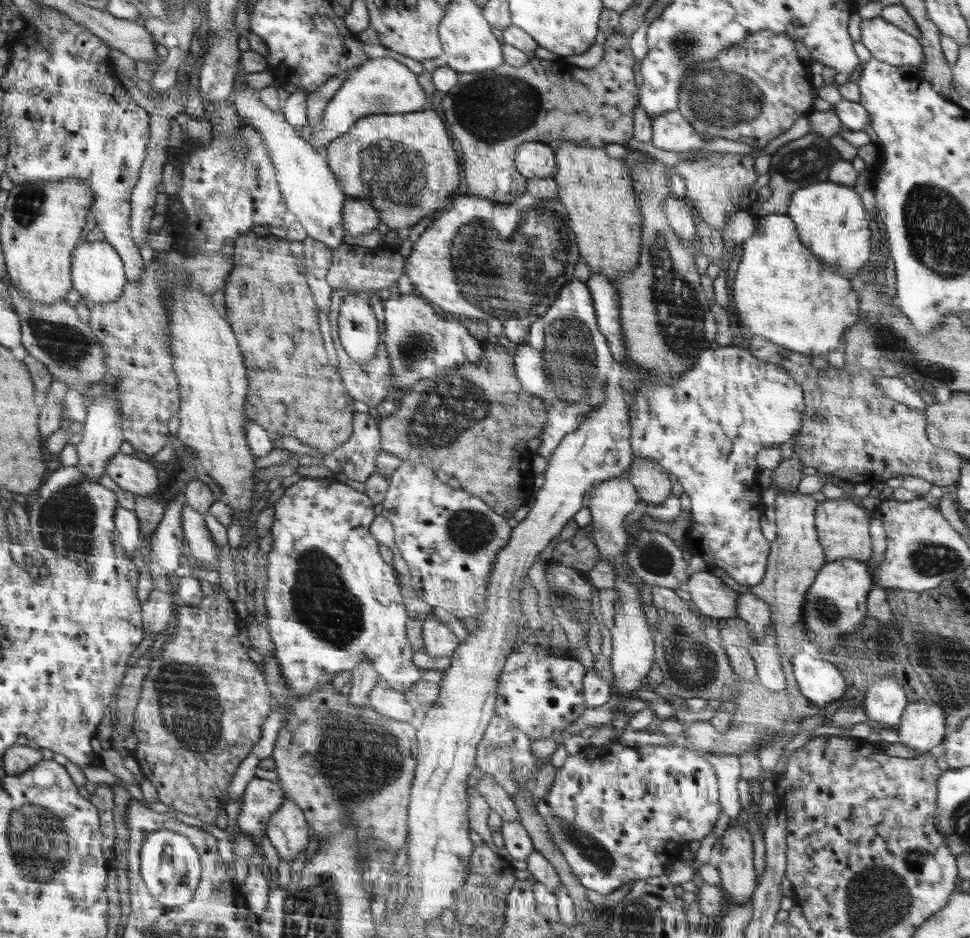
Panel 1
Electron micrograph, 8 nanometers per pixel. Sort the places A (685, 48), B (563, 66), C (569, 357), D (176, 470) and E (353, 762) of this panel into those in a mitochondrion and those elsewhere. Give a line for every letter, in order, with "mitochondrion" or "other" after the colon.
A: mitochondrion
B: other
C: mitochondrion
D: mitochondrion
E: mitochondrion

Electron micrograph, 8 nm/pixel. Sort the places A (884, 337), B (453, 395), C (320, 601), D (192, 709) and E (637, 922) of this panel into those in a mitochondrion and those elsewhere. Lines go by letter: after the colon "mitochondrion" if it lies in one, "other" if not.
A: mitochondrion
B: mitochondrion
C: mitochondrion
D: mitochondrion
E: mitochondrion

